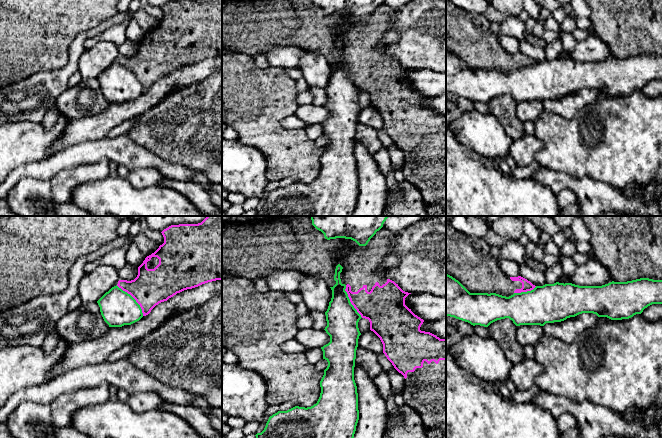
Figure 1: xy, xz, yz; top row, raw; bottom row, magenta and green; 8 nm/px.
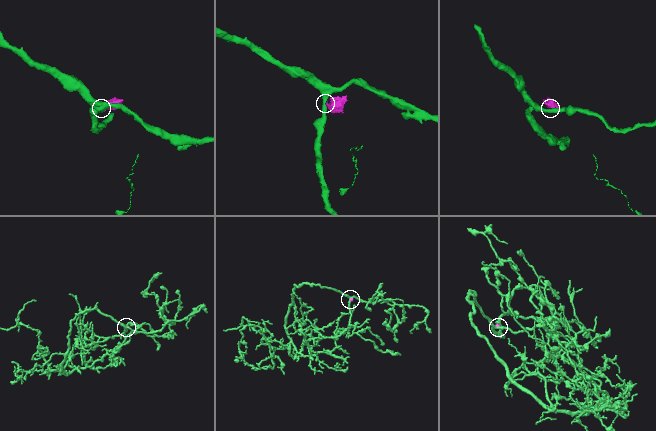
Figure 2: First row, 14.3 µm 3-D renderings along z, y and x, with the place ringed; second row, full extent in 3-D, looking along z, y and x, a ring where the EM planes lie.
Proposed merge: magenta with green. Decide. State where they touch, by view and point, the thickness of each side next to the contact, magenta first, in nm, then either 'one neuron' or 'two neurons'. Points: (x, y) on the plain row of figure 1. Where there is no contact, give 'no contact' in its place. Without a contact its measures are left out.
contact xy (133, 73); calibres 280 and 280 nm; two neurons

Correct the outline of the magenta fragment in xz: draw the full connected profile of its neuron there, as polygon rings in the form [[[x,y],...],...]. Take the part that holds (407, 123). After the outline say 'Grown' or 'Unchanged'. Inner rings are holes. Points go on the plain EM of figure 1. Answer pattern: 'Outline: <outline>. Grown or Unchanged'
Outline: [[[222,0],[222,48],[232,50],[233,52],[248,54],[255,56],[260,53],[264,53],[270,47],[298,47],[304,50],[313,51],[315,53],[323,55],[330,63],[336,60],[334,56],[335,45],[340,40],[343,45],[340,49],[341,59],[346,61],[345,67],[348,70],[351,80],[361,91],[362,94],[368,95],[370,98],[370,106],[373,107],[381,116],[383,120],[383,129],[387,135],[392,139],[394,144],[401,149],[405,154],[405,160],[403,165],[403,174],[405,181],[412,184],[415,188],[418,188],[422,198],[424,200],[424,206],[428,216],[446,216],[446,115],[440,115],[436,111],[421,107],[420,103],[424,96],[415,91],[411,85],[405,81],[405,74],[411,70],[403,67],[398,60],[394,57],[387,55],[382,51],[380,41],[387,31],[392,17],[395,15],[395,9],[384,4],[381,4],[370,15],[366,22],[359,22],[355,17],[345,14],[336,14],[327,16],[324,10],[317,6],[312,0]]]. Grown

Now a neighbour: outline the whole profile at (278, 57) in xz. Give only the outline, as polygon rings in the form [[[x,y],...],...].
[[[270,47],[264,52],[270,67],[273,68],[298,68],[304,54],[304,49],[292,47]]]

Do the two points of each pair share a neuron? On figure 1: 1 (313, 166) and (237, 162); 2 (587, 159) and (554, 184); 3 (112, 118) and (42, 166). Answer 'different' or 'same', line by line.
1: different
2: different
3: different

